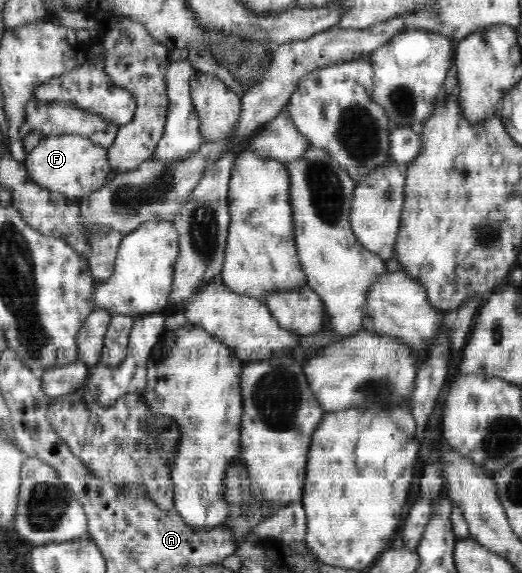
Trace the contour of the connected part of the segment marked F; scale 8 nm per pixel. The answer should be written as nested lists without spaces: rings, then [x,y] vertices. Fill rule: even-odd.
[[[79,134],[46,136],[23,162],[31,179],[65,199],[80,199],[98,190],[110,171],[109,149]]]

